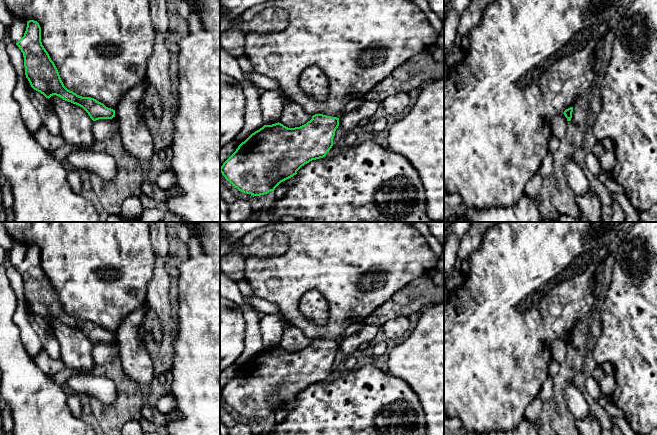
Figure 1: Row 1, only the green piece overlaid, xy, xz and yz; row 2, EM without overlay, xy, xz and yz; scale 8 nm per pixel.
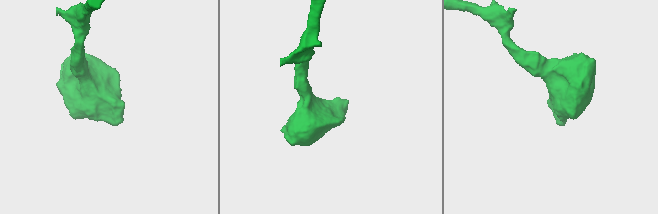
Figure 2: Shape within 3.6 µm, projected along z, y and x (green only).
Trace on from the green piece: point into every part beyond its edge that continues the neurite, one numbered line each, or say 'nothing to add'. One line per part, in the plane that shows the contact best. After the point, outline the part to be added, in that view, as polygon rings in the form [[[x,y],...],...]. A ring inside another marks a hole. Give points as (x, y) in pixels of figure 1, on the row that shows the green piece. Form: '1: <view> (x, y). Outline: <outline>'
nothing to add

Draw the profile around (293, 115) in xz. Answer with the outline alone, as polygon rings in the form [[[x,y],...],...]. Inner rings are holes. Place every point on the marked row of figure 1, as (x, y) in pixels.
[[[288,102],[284,105],[279,123],[288,128],[300,127],[312,119],[311,114],[308,114],[296,102]]]

